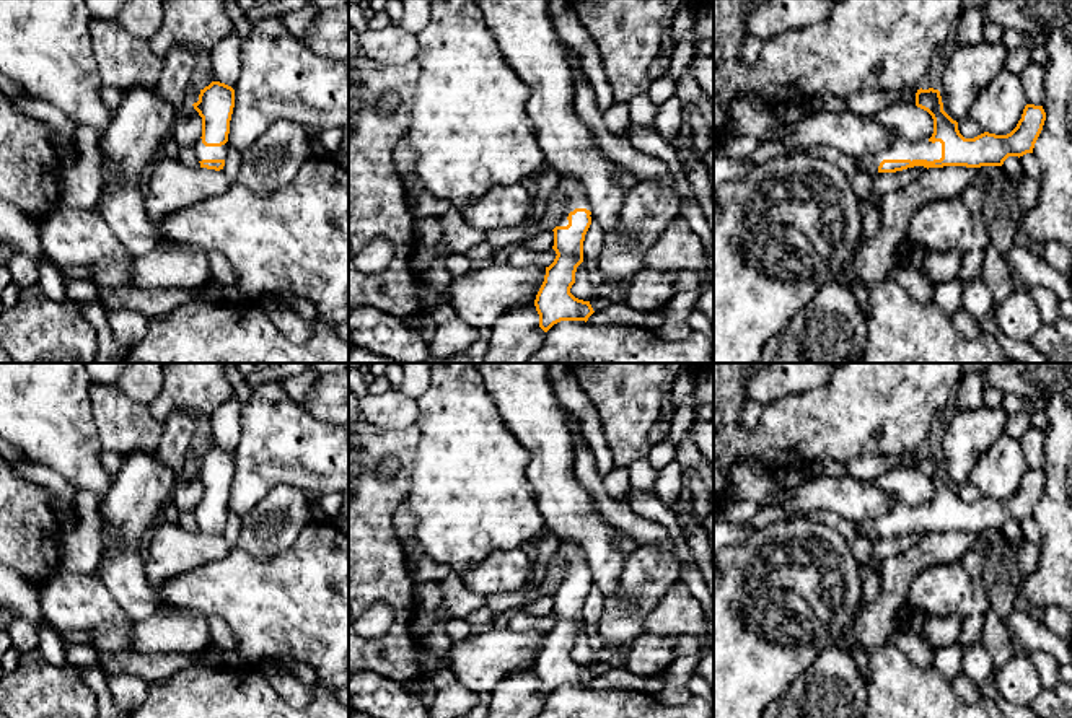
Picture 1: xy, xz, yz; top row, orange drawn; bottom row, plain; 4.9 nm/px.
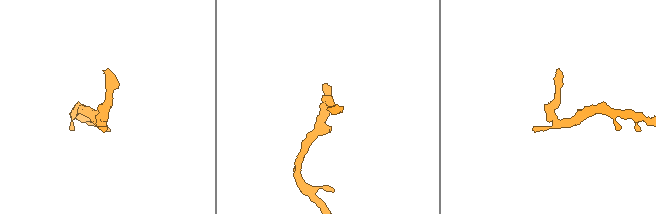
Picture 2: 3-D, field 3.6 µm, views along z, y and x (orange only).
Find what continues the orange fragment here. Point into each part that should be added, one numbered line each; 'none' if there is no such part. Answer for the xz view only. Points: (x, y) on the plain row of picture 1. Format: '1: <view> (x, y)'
1: xz (575, 560)

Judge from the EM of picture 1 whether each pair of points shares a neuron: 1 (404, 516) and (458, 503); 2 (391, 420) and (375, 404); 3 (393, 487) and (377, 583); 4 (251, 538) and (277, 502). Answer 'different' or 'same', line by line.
1: different
2: same
3: same
4: same

